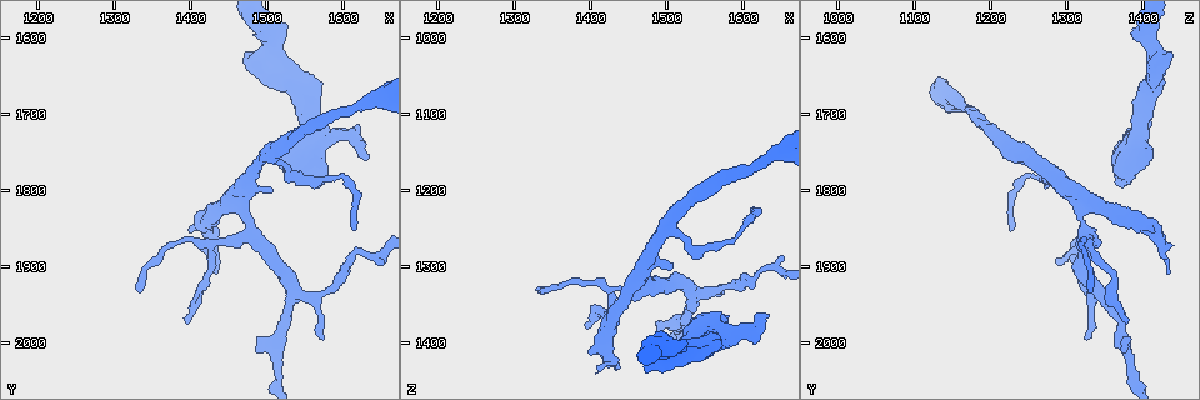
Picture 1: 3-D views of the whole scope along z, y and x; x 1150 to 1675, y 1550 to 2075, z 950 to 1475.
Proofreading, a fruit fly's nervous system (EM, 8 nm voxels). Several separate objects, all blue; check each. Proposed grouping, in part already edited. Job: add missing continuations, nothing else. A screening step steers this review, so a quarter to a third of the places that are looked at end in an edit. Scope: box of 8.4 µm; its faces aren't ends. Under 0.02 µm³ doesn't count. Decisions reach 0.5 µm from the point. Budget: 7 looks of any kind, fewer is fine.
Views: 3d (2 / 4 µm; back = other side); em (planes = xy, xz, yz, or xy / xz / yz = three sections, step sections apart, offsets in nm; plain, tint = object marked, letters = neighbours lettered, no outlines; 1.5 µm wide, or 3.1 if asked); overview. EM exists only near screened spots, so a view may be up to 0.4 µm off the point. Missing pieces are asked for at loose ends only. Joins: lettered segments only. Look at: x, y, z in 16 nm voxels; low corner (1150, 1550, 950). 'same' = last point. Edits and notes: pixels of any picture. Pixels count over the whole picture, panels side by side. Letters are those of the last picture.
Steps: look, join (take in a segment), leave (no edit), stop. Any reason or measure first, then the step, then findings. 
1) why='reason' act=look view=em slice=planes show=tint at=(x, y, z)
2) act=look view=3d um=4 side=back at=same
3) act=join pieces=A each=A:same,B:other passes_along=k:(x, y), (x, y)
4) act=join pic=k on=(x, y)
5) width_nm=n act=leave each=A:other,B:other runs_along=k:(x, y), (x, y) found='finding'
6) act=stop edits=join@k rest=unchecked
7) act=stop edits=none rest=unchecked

why='branch stops here' act=look view=em slice=xz step=8 show=letters at=(1635, 1755, 1365)

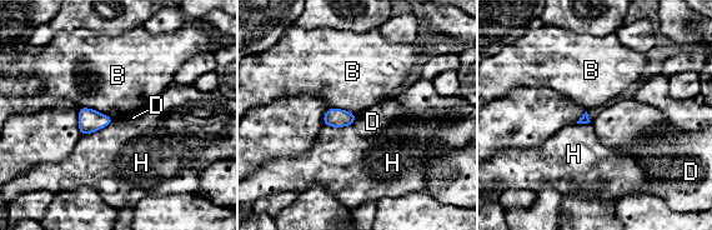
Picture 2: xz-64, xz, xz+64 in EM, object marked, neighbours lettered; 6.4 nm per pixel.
longest_contact=B:240nm act=leave each=B:other,D:other,H:other found='none of them fits'

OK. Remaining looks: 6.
why='free end' act=look view=3d um=2 side=back at=(1505, 1800, 1295)

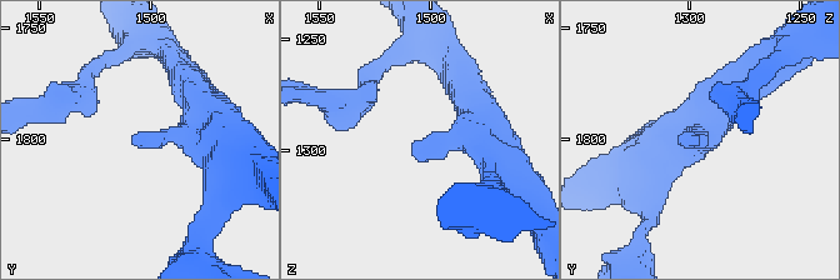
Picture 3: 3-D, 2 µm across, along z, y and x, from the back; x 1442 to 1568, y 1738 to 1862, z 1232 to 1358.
act=look view=em slice=planes show=letters at=(1508, 1801, 1296)

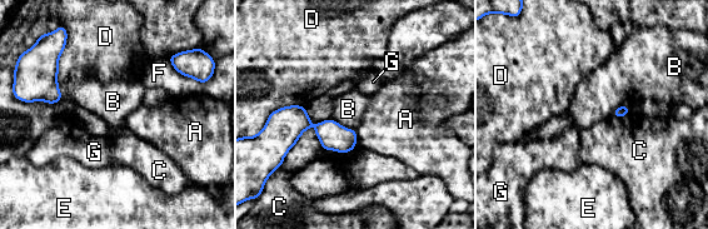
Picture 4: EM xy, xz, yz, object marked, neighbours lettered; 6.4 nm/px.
act=leave each=A:other,B:other,C:other,D:other,E:other,F:other,G:other found='no lettered segment goes on from it'

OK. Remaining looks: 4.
why='thin end' act=look view=em slice=yz step=8 show=tint at=(1575, 1995, 1320)

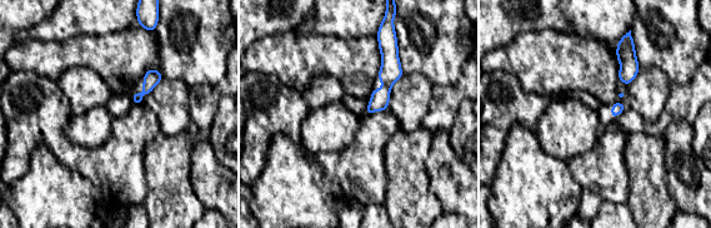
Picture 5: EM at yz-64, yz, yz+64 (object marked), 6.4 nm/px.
why='cut it another way' act=look view=em slice=xz step=8 show=letters at=same

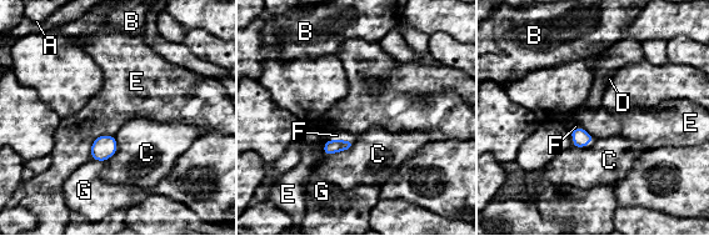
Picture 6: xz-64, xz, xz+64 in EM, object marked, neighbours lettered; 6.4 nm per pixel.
longest_contact=E:220nm act=join pieces=F each=A:other,B:other,C:other,D:other,E:other,F:same,G:other found='the cell continues'

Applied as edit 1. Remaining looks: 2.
act=stop edits=join@6 rest=unchecked

